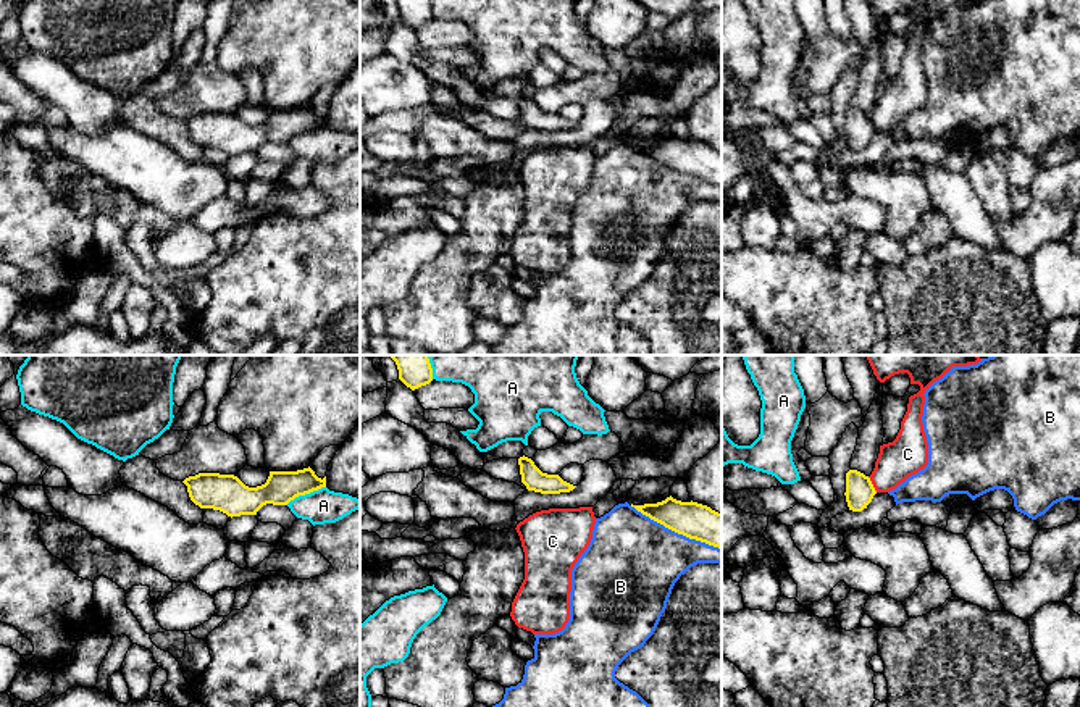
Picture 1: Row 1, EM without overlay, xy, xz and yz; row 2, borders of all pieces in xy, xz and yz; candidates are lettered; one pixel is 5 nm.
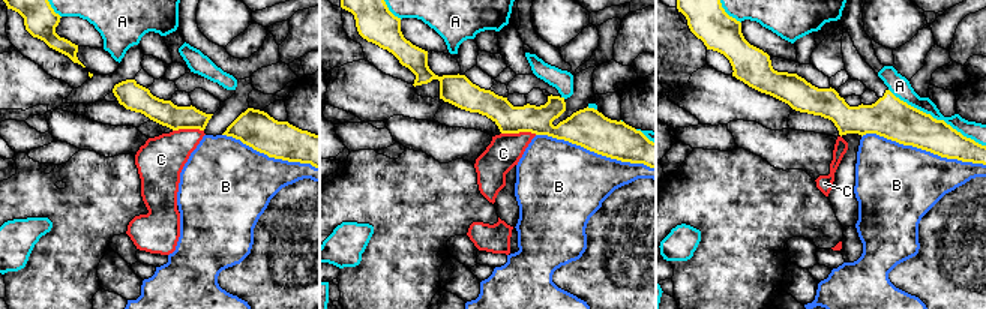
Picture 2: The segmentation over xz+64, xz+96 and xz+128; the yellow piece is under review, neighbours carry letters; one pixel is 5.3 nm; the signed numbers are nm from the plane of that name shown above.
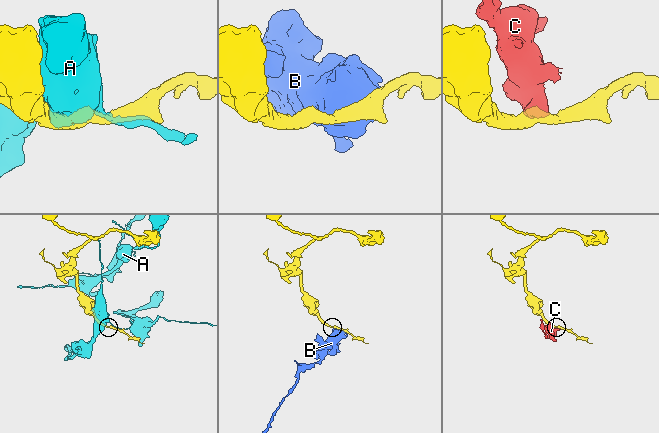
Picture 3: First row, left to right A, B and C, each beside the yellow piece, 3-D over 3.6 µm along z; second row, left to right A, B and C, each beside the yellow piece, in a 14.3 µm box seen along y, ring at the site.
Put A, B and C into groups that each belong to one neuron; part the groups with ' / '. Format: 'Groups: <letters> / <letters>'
Groups: A / B C

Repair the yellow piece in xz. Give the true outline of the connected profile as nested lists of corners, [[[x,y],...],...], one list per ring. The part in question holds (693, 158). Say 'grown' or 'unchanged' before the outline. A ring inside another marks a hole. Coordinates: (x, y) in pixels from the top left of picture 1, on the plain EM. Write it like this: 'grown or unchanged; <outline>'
unchanged; [[[670,134],[657,142],[631,145],[678,173],[722,187],[722,152],[707,144]]]

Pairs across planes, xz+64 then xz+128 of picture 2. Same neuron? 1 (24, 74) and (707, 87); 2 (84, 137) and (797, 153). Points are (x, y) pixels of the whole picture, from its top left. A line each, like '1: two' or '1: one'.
1: one
2: one

